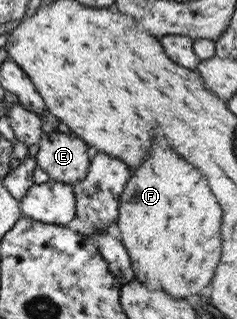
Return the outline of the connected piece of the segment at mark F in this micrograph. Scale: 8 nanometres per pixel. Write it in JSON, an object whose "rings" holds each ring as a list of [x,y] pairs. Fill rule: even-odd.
{"rings":[[[155,153],[155,155],[159,155],[157,161],[153,159],[153,155],[149,155],[149,163],[141,165],[139,171],[137,171],[137,169],[132,169],[130,171],[129,179],[125,182],[123,191],[120,193],[114,231],[116,236],[121,240],[121,243],[123,243],[123,247],[125,247],[125,251],[131,261],[131,270],[137,281],[140,281],[144,286],[147,286],[149,290],[159,288],[161,291],[169,294],[173,299],[187,299],[191,296],[195,296],[195,293],[199,293],[199,291],[209,283],[209,279],[213,277],[213,271],[215,271],[215,267],[217,267],[219,253],[221,253],[221,247],[219,247],[219,245],[221,245],[221,239],[219,239],[221,209],[219,209],[219,205],[215,203],[213,195],[209,193],[207,181],[199,175],[199,171],[197,171],[193,165],[183,163],[183,159],[179,159],[175,153]]]}

